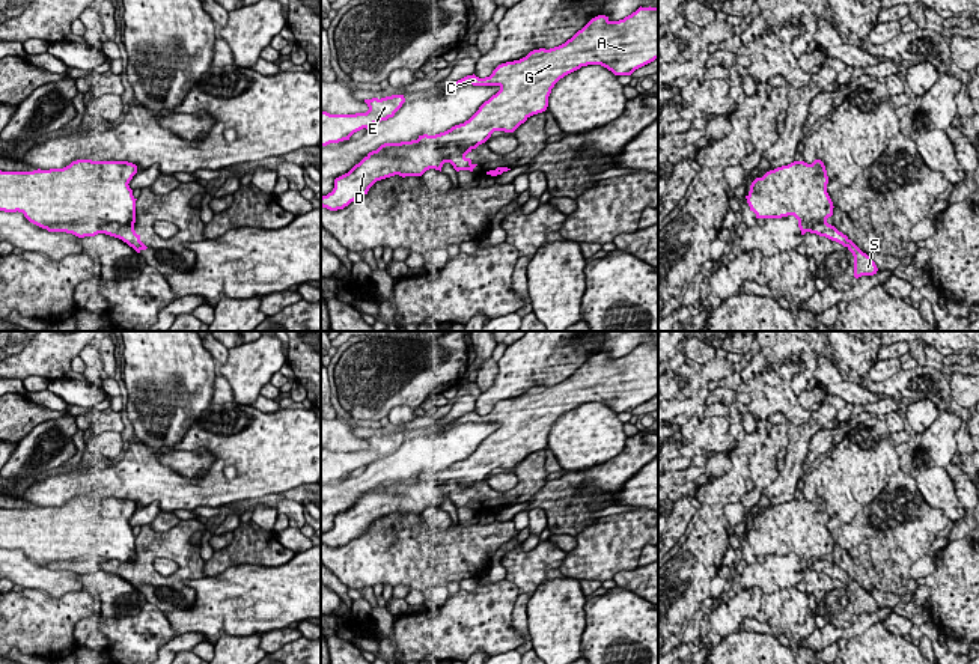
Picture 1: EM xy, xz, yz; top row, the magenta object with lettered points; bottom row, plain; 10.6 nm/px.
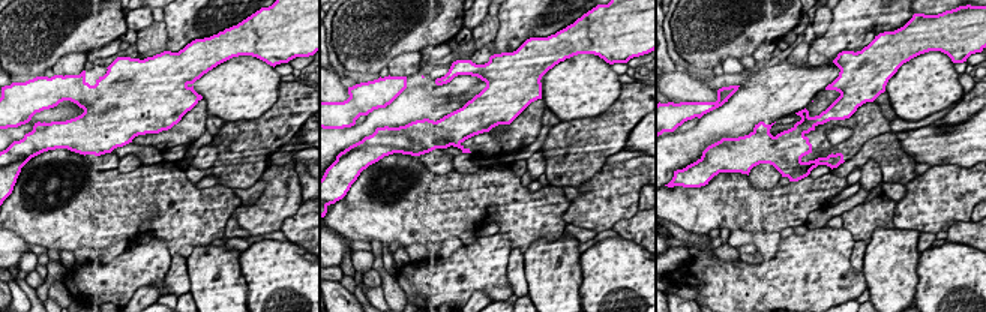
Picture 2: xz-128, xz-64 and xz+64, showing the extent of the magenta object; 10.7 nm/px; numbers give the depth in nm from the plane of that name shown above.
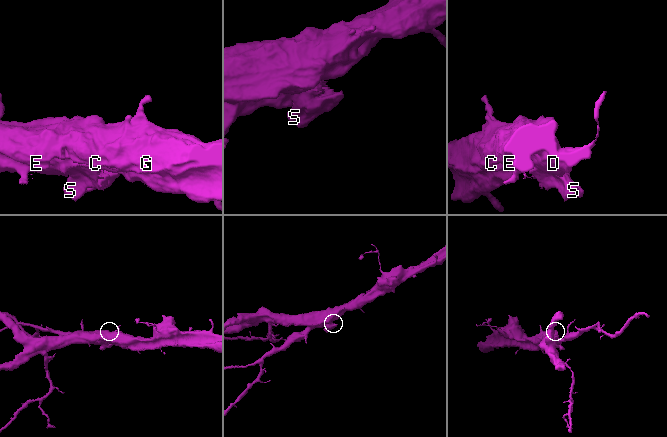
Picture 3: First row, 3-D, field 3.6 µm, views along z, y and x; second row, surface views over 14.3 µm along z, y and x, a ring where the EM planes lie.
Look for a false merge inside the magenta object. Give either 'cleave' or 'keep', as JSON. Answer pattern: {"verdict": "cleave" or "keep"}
{"verdict": "cleave"}

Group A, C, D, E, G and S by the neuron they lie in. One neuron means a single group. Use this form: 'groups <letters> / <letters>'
groups A C E G / D S

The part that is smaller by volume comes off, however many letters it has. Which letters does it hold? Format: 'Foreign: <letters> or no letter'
Foreign: D, S

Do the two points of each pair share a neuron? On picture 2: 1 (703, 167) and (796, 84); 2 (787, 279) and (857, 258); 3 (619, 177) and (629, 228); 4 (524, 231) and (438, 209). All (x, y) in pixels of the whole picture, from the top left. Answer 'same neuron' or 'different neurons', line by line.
1: different neurons
2: different neurons
3: different neurons
4: same neuron

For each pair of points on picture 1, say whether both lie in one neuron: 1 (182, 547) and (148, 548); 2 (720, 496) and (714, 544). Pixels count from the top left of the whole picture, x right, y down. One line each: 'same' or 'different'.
1: same
2: same

